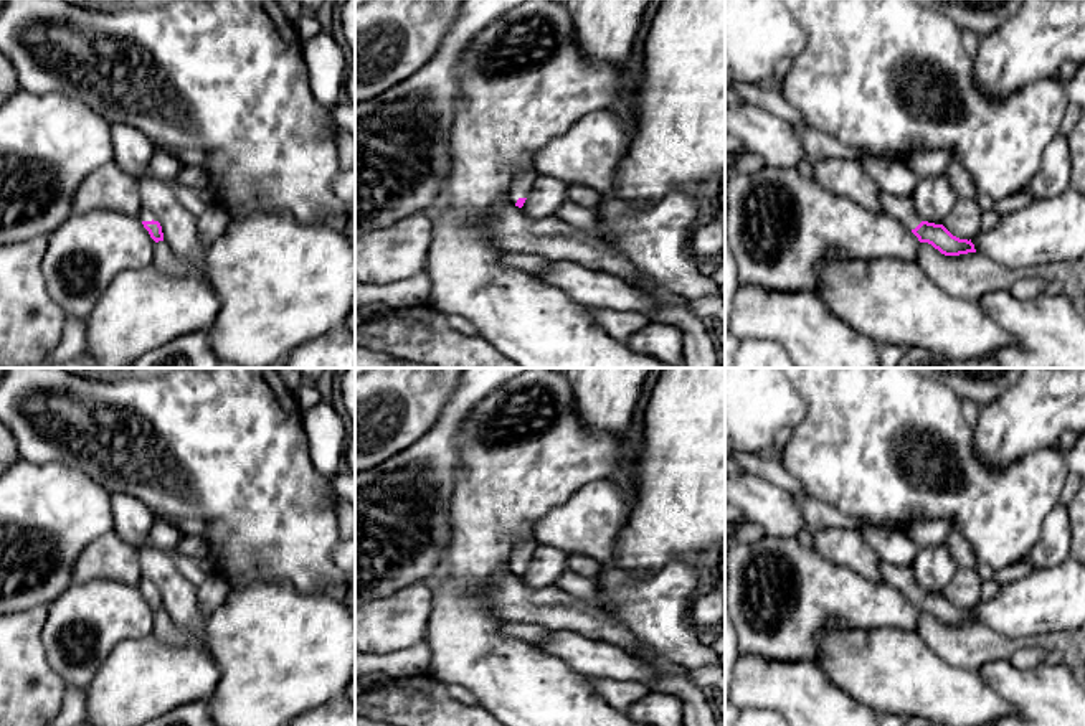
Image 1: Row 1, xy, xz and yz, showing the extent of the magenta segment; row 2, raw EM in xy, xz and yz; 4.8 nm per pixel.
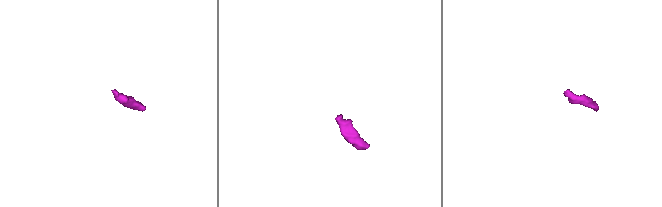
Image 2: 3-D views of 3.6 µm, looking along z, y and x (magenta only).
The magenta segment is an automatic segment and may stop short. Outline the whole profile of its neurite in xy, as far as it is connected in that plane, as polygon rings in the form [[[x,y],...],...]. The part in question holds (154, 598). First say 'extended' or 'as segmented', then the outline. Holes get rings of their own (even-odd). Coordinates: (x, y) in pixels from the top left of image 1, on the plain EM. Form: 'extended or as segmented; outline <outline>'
extended; outline [[[140,578],[137,587],[142,591],[144,597],[149,601],[150,607],[155,612],[163,610],[162,596],[160,596],[159,587],[155,586],[155,582],[152,582],[147,578]]]

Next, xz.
extended; outline [[[535,536],[524,538],[512,551],[509,569],[522,578],[528,563],[532,561],[533,551],[537,549],[538,543]]]

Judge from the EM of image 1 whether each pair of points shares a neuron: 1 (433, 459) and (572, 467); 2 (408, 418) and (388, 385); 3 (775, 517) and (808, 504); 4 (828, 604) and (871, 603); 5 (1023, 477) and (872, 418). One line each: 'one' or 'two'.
1: two
2: one
3: two
4: one
5: one

